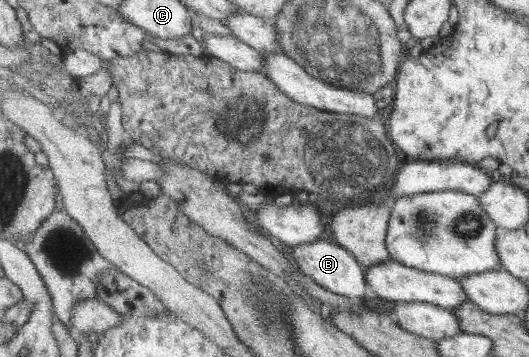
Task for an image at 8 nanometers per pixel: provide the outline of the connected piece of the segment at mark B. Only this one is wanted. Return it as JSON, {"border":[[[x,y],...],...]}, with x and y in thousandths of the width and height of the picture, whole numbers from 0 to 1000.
{"border":[[[601,669],[588,681],[544,695],[552,725],[567,745],[569,762],[597,796],[635,824],[662,832],[669,843],[684,840],[701,815],[692,798],[692,754],[664,706],[647,695],[639,681]]]}

